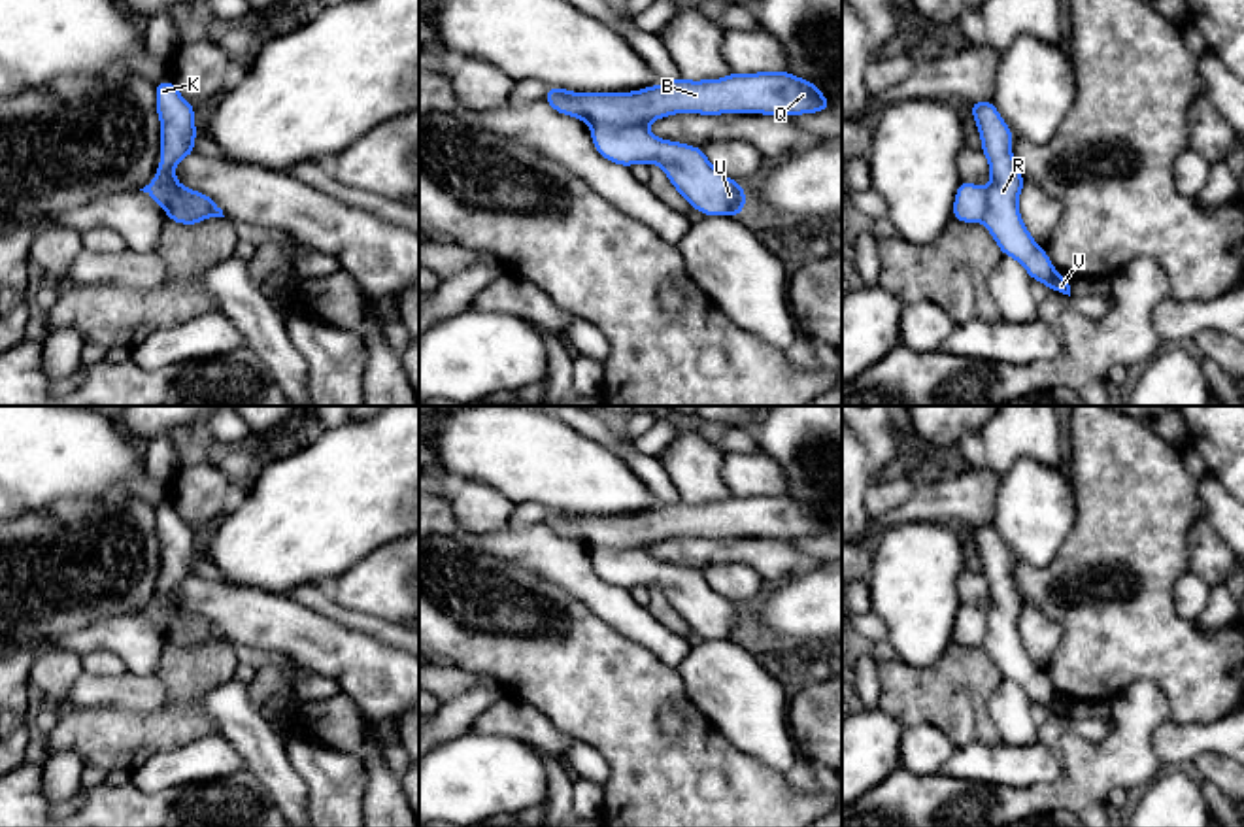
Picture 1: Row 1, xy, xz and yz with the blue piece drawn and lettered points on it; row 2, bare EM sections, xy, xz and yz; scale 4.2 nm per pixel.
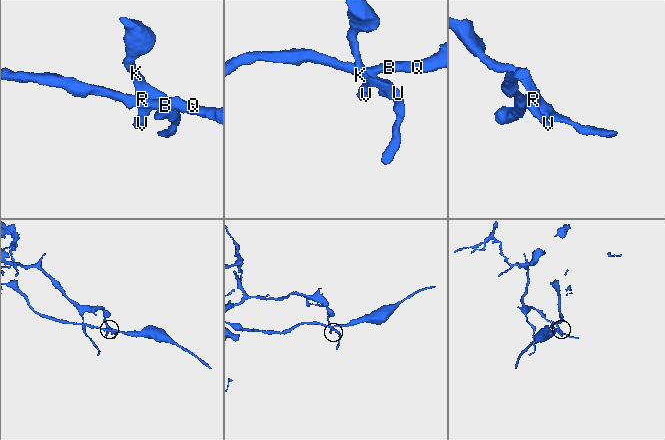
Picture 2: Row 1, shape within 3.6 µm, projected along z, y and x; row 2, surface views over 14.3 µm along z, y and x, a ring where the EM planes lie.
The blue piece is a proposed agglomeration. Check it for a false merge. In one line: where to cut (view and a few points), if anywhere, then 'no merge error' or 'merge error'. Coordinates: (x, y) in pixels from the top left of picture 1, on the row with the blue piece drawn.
xz (644, 125), (591, 127) | merge error

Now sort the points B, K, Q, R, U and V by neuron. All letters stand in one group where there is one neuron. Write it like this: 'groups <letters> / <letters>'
groups B Q / K R U V

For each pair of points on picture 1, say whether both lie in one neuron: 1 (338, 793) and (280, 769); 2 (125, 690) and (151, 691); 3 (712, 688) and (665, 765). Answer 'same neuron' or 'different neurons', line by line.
1: different neurons
2: same neuron
3: different neurons

